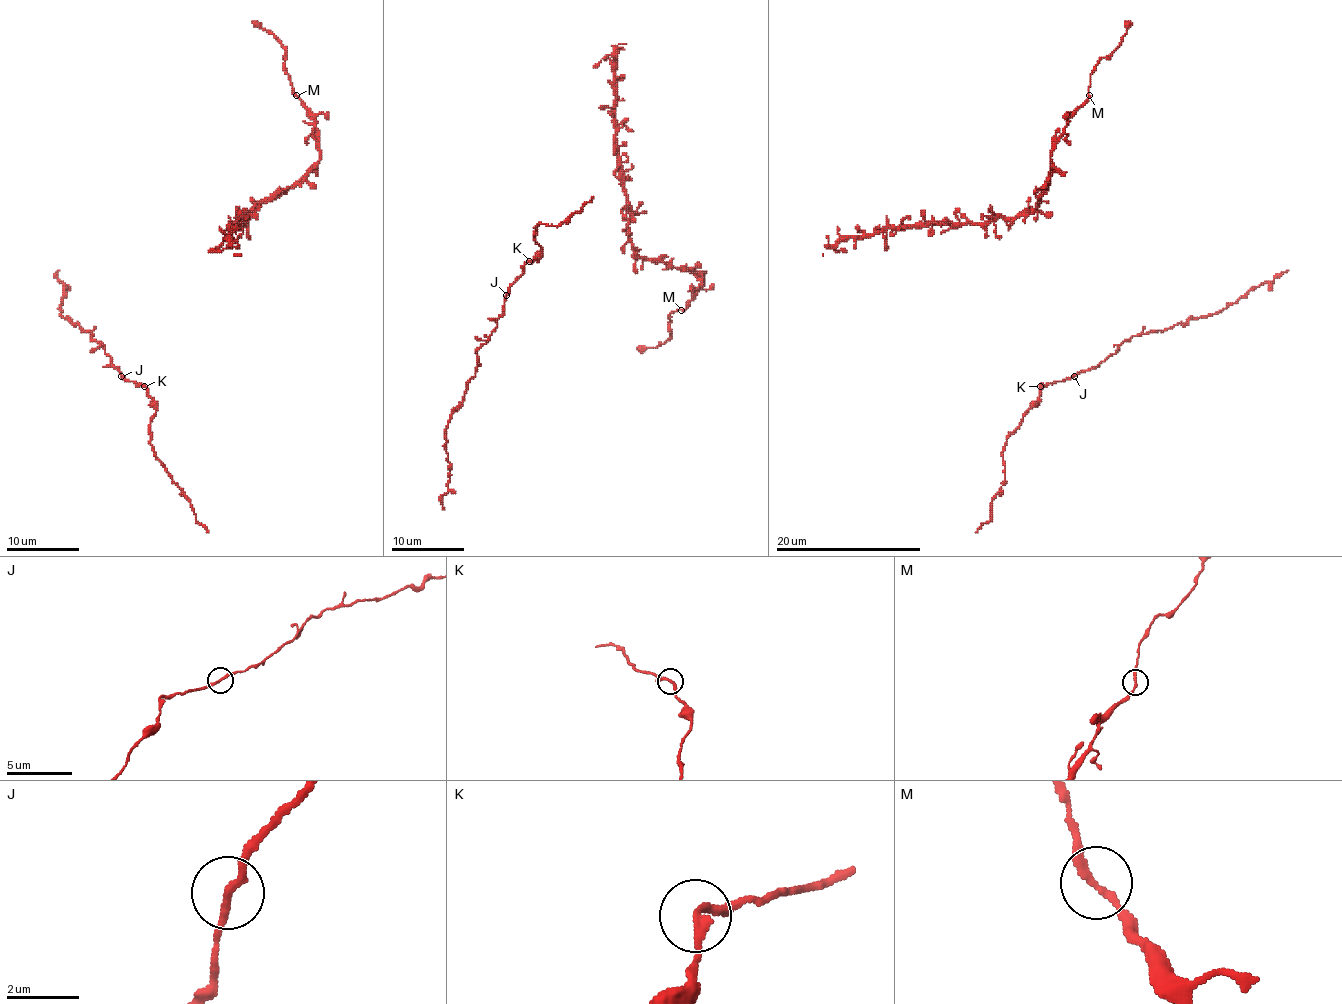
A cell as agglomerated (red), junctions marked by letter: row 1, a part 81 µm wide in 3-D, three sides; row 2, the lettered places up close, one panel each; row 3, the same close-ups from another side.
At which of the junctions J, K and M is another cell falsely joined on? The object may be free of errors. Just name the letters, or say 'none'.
M

